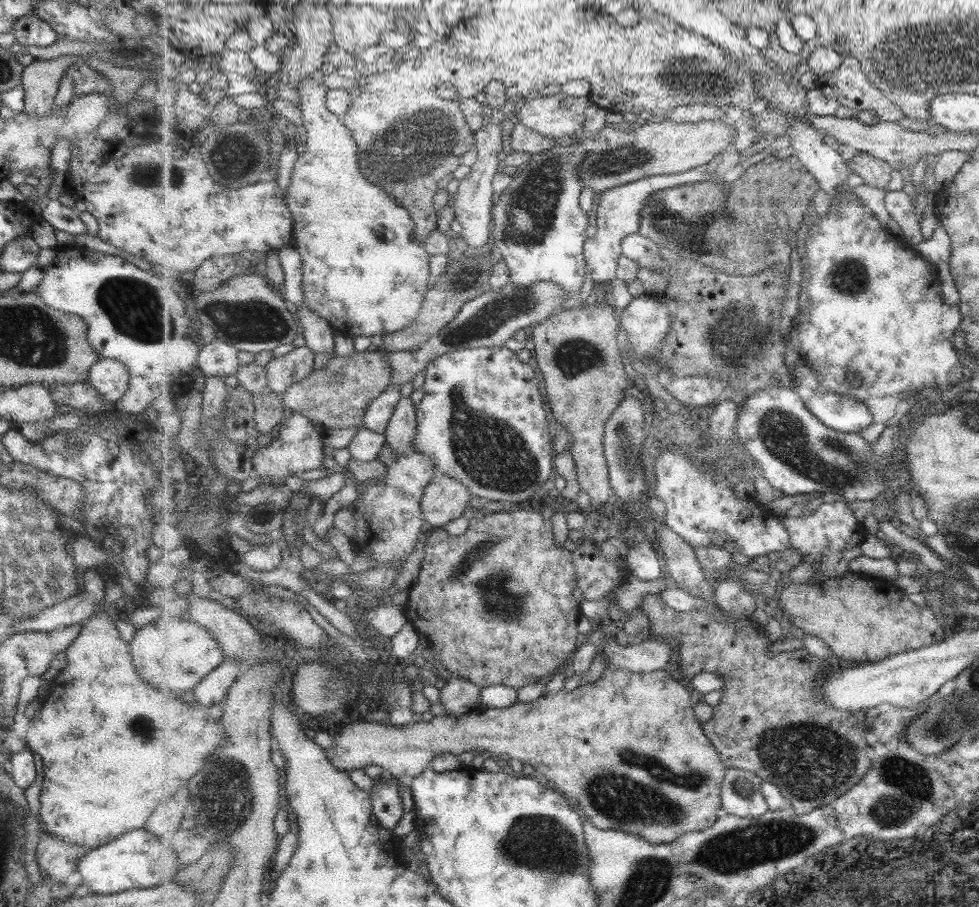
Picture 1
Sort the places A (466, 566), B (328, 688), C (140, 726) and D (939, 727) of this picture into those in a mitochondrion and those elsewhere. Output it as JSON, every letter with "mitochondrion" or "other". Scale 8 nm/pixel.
{"A":"mitochondrion","B":"mitochondrion","C":"mitochondrion","D":"mitochondrion"}

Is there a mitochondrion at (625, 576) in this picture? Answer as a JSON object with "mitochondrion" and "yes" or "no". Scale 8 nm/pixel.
{"mitochondrion":"no"}

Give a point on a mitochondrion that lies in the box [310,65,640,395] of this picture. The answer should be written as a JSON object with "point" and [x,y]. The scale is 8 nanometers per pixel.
{"point":[435,135]}

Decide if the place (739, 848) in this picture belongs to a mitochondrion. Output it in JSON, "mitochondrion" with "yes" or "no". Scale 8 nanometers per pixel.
{"mitochondrion":"yes"}

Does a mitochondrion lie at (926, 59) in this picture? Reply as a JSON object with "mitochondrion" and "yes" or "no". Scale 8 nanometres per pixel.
{"mitochondrion":"yes"}

